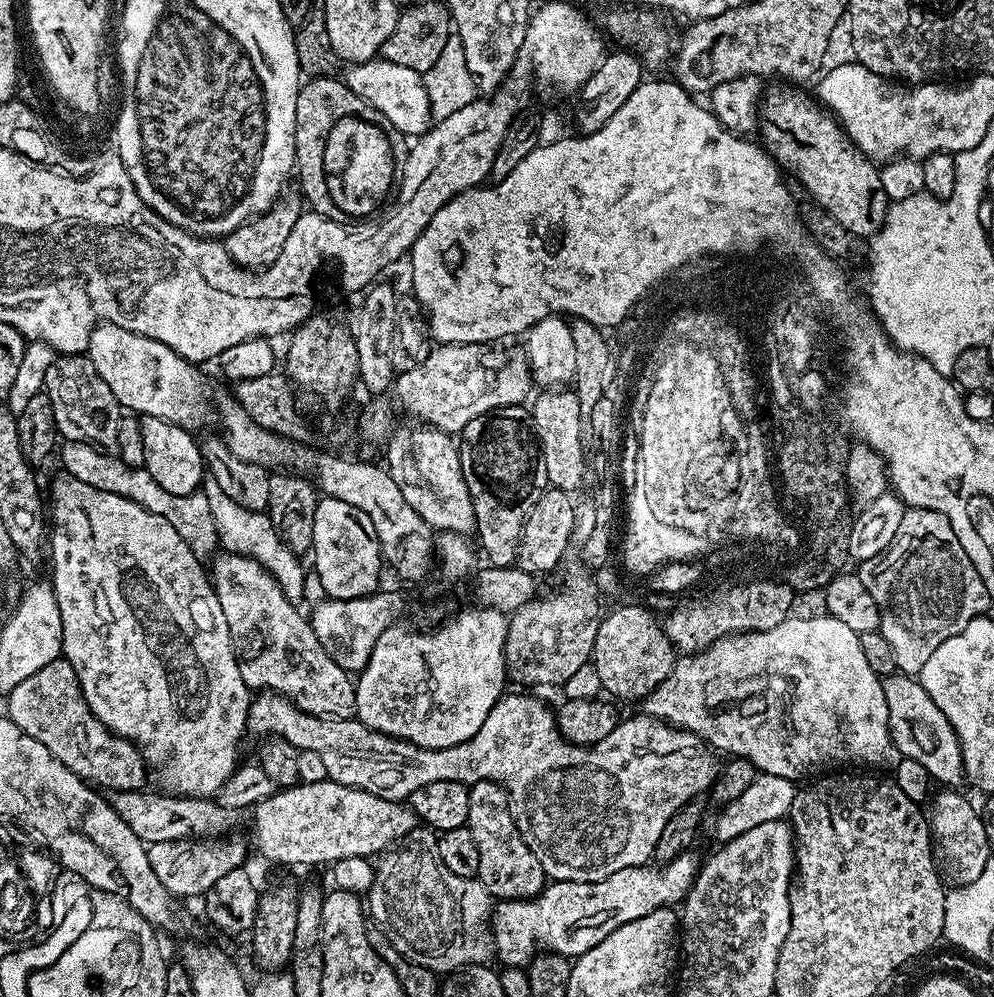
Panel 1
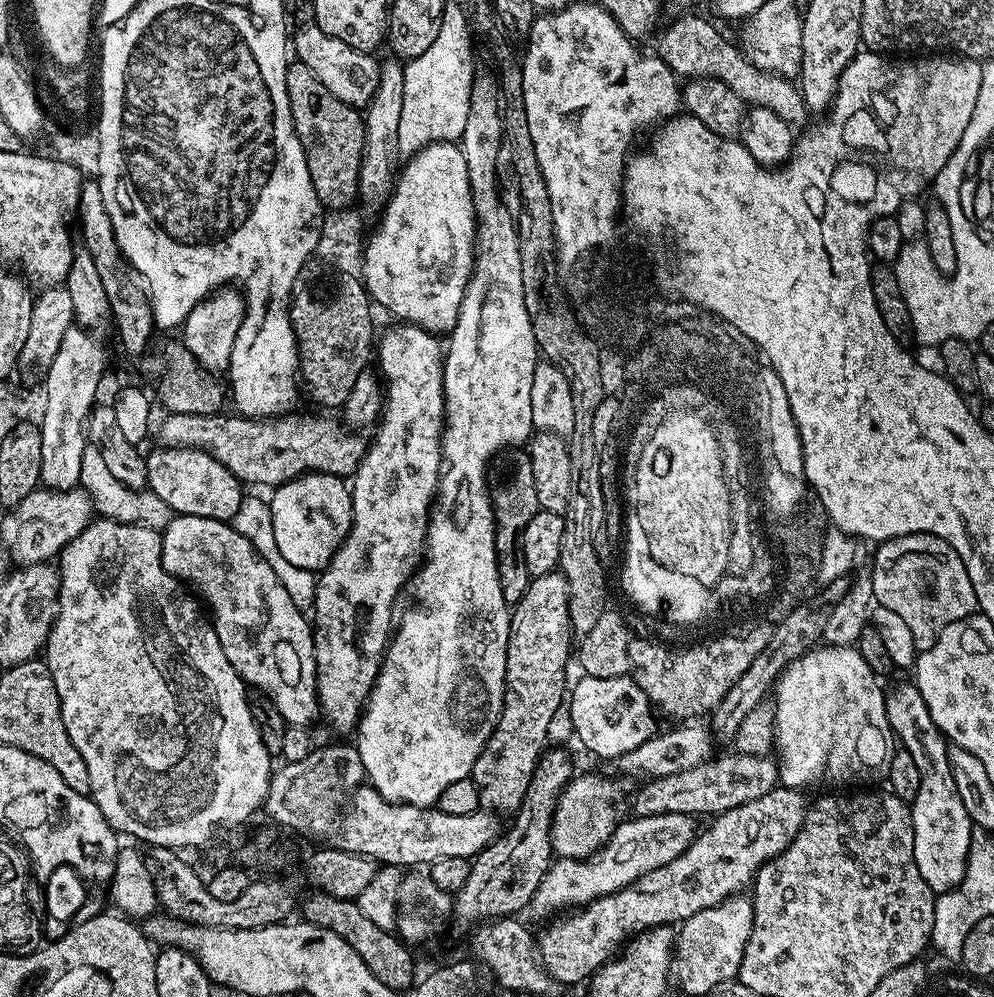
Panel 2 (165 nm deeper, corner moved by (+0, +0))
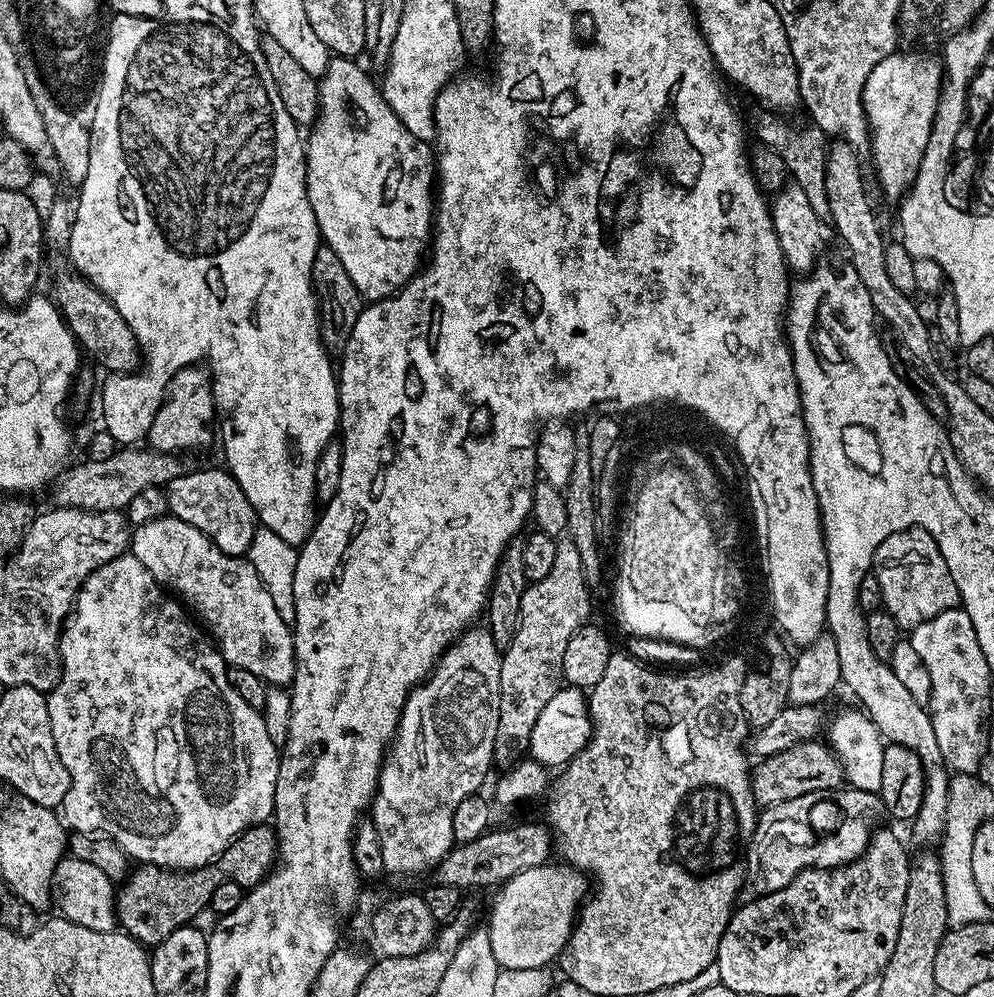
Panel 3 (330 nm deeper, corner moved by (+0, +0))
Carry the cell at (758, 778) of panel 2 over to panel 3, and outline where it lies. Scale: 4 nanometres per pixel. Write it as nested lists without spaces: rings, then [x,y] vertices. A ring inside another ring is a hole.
[[[815,738],[794,745],[761,759],[756,764],[758,766],[753,767],[750,775],[757,807],[772,807],[794,798],[802,798],[806,794],[823,794],[845,783],[844,767],[840,765],[836,753],[827,743],[819,742],[820,740]]]

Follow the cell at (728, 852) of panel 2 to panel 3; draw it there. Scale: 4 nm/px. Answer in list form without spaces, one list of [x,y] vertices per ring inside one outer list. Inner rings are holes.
[[[875,792],[859,793],[860,800],[852,800],[844,808],[844,817],[840,820],[840,825],[836,828],[836,836],[844,843],[844,849],[832,848],[836,844],[836,840],[832,836],[828,836],[824,840],[824,844],[828,849],[821,854],[816,860],[816,848],[812,843],[816,840],[816,827],[820,824],[820,808],[816,805],[818,802],[817,794],[806,794],[802,798],[794,798],[793,800],[776,804],[772,807],[765,807],[759,813],[756,829],[752,835],[752,840],[748,843],[747,859],[750,861],[750,868],[756,871],[756,896],[768,896],[772,892],[777,892],[785,888],[791,880],[806,868],[838,868],[845,862],[851,862],[856,859],[858,850],[863,849],[866,844],[866,838],[871,837],[876,824],[880,820],[880,816],[885,815],[884,803],[881,802],[879,795]]]

